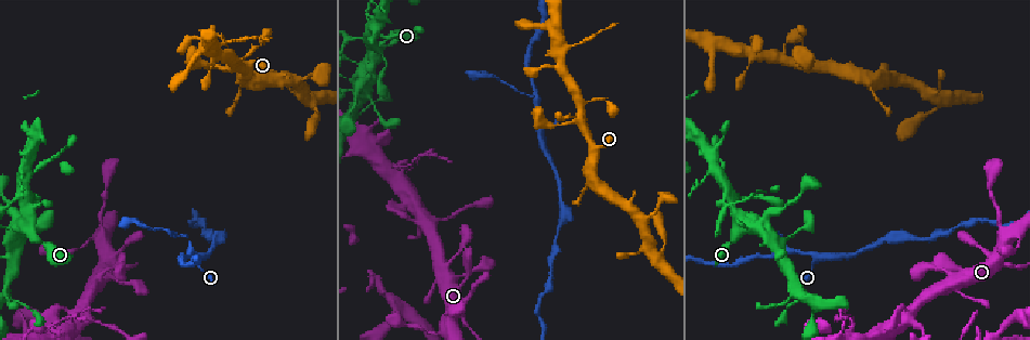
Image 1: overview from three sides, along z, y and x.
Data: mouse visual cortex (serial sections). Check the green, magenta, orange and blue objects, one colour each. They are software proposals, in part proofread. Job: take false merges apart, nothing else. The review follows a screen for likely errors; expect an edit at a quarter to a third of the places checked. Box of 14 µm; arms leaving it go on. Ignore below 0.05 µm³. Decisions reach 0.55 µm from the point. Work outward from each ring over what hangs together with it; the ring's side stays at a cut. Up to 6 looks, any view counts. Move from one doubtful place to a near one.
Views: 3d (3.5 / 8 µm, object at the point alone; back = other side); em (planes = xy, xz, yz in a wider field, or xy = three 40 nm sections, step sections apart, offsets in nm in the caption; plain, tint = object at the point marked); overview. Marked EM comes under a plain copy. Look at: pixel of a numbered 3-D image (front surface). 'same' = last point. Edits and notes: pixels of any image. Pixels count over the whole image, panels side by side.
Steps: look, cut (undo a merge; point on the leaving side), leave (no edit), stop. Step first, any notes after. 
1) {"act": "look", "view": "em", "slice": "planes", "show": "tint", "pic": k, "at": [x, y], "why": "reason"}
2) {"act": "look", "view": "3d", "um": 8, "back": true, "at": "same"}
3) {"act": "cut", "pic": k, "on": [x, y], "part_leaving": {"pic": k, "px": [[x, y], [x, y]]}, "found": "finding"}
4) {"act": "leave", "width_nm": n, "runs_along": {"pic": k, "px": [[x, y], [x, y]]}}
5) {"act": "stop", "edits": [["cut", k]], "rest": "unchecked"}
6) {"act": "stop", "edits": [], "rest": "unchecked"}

{"act": "look", "view": "3d", "um": 3.5, "pic": 1, "at": [401, 165], "why": "calibre changes"}

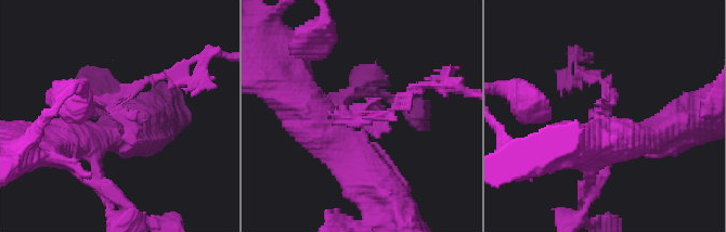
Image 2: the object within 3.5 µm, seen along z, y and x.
{"act": "look", "view": "em", "slice": "xy", "step": 3, "show": "tint", "pic": 2, "at": [112, 106], "why": "now the EM"}

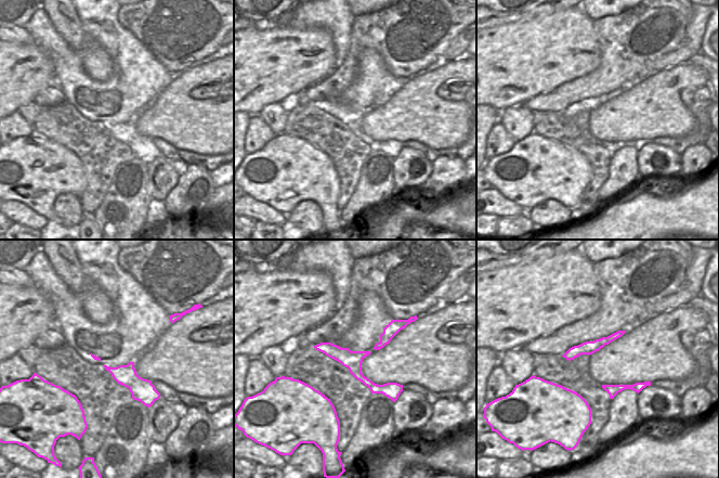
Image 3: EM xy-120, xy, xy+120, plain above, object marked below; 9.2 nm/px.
{"act": "cut", "pic": 2, "on": [611, 94], "found": "two cells meet here"}

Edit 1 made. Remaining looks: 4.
{"act": "look", "view": "overview", "why": "see it whole again"}

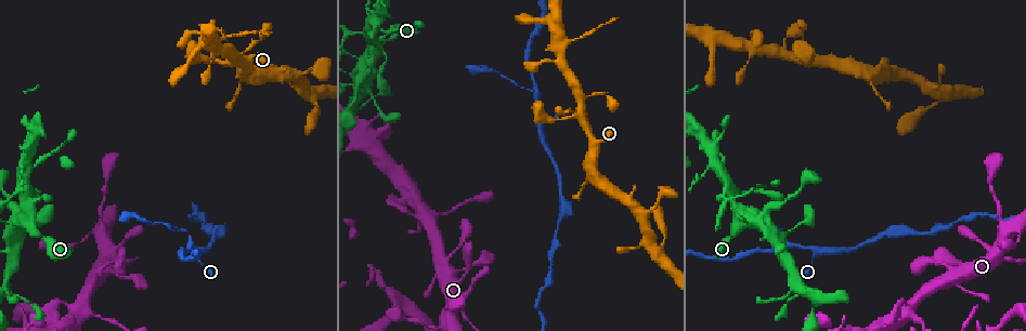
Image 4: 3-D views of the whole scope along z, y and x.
{"act": "look", "view": "3d", "um": 3.5, "pic": 4, "at": [724, 200], "why": "three-way junction"}

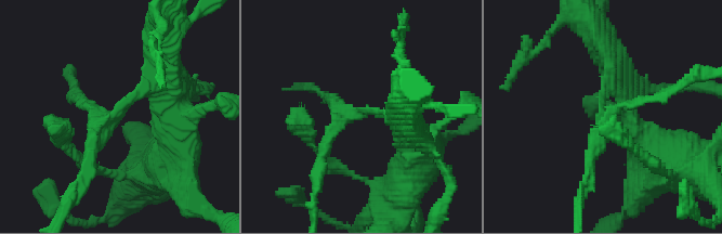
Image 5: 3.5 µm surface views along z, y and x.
{"act": "look", "view": "em", "slice": "xy", "step": 5, "show": "tint", "pic": 5, "at": [602, 114], "why": "shape alone is not enough"}

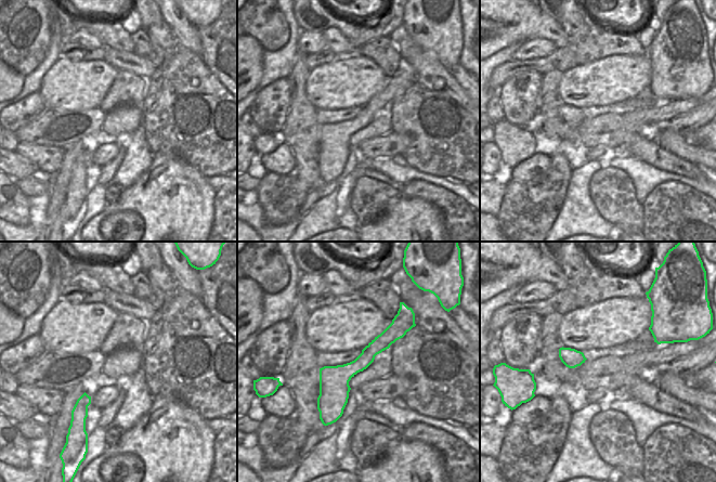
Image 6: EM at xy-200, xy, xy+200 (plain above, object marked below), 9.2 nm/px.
{"act": "look", "view": "em", "slice": "xy", "step": 3, "show": "tint", "at": "same"}

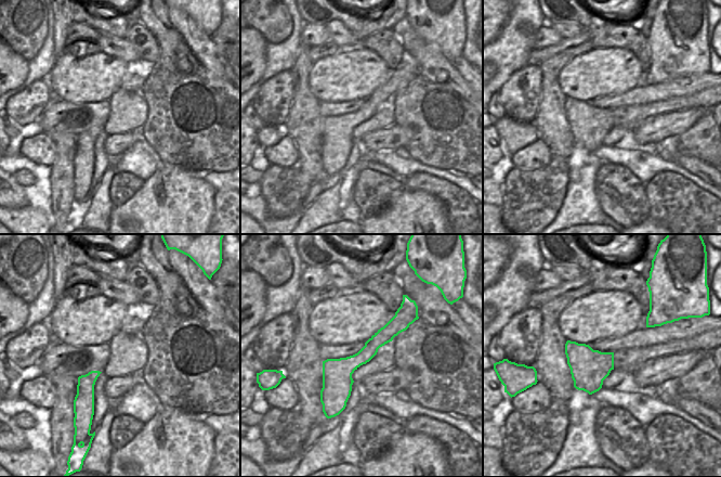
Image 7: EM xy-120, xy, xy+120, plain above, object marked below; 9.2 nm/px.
{"act": "cut", "pic": 5, "on": [594, 132], "found": "two cells meet here"}

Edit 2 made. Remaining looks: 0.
{"act": "stop", "edits": [["cut", 2], ["cut", 5]], "rest": "unchecked"}

